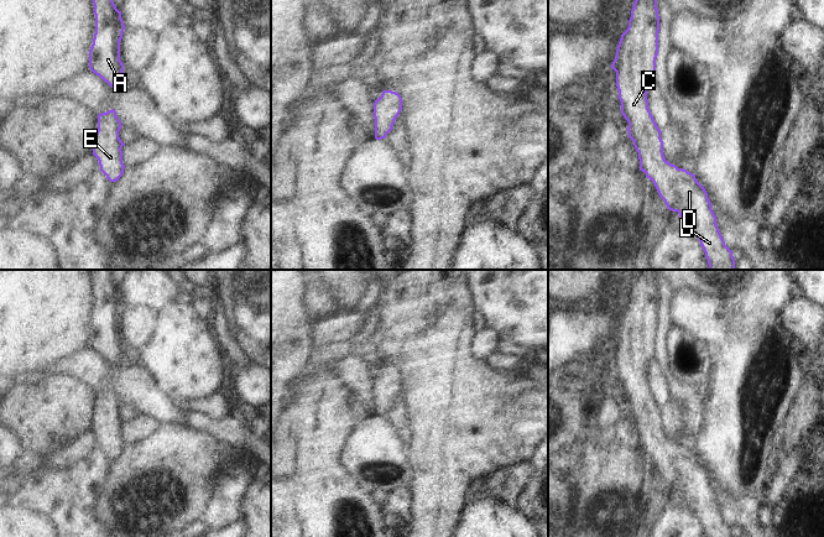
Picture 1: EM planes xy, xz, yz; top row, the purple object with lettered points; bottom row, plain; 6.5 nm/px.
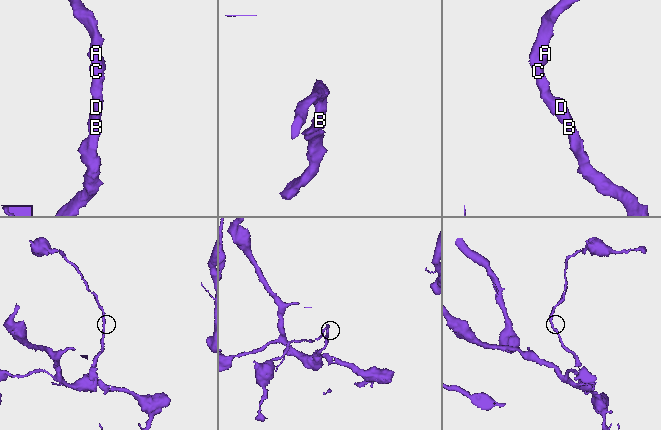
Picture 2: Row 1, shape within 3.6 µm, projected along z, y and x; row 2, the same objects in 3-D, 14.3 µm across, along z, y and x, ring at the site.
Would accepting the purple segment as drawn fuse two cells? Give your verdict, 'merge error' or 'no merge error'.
no merge error

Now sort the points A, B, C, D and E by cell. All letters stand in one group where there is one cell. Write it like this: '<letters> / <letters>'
A B C D E

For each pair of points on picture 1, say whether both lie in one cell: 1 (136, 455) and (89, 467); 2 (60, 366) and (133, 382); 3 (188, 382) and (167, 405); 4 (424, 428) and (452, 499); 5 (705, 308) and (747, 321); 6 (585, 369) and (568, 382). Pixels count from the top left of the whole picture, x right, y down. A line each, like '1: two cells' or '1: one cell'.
1: two cells
2: one cell
3: two cells
4: one cell
5: one cell
6: one cell

